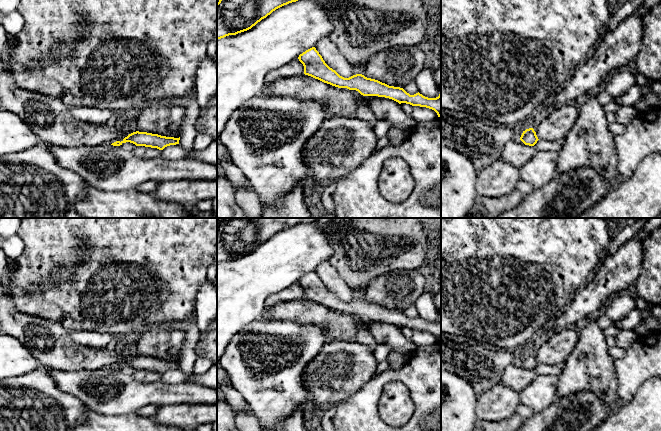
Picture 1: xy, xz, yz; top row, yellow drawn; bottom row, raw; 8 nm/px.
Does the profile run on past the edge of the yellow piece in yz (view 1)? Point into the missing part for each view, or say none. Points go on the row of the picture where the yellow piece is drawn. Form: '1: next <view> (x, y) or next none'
1: next none

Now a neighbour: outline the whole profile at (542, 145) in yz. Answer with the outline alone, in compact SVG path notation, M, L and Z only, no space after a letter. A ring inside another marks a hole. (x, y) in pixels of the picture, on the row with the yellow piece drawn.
M559 139L555 141L538 140L533 146L537 151L557 151L559 152L563 145L565 139Z

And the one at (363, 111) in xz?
M366 105L358 106L355 117L365 119L367 123L372 127L375 126L377 121L377 118L375 117L372 110L368 108Z

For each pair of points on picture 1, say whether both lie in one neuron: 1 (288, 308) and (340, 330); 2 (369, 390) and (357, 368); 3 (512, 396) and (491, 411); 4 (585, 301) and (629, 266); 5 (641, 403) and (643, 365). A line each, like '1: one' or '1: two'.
1: one
2: two
3: one
4: one
5: two

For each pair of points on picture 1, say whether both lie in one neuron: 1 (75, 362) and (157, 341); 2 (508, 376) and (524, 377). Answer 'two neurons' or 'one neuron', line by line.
1: two neurons
2: one neuron

